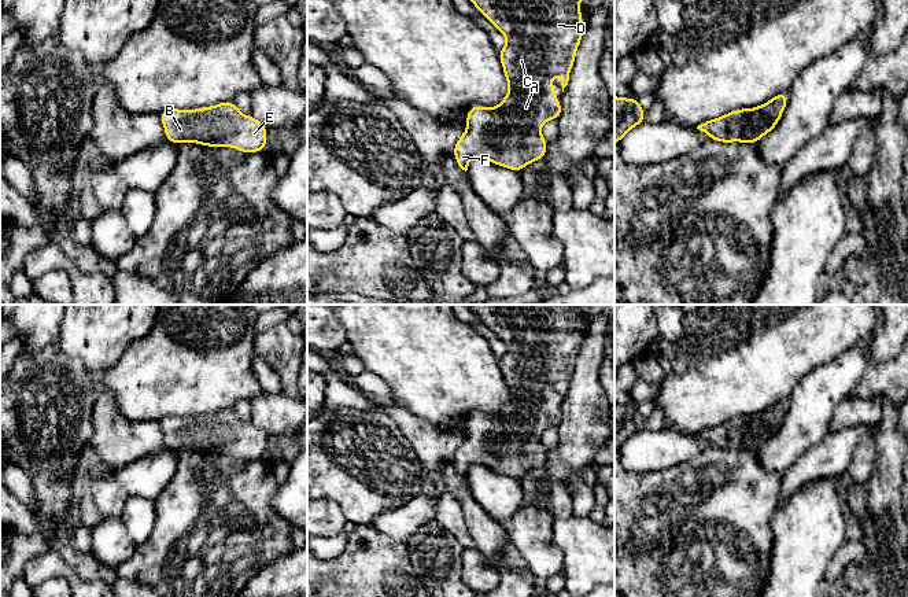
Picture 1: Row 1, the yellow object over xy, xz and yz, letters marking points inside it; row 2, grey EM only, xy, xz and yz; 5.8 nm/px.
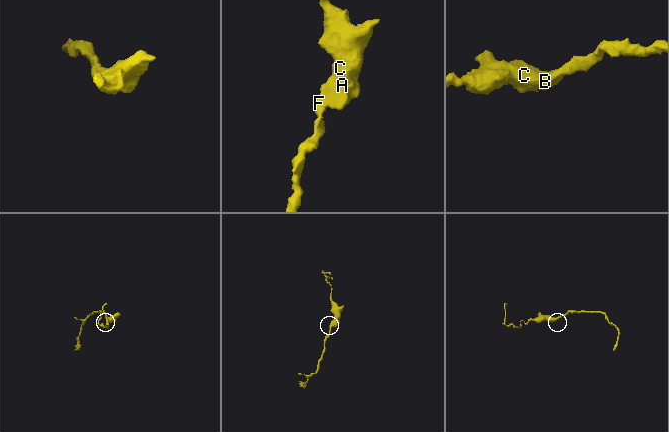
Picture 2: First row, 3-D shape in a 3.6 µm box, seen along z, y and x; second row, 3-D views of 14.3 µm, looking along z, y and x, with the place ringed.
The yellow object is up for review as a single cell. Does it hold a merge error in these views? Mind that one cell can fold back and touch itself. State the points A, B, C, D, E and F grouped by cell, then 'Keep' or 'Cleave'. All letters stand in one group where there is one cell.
Groups: A B C D E F. Keep

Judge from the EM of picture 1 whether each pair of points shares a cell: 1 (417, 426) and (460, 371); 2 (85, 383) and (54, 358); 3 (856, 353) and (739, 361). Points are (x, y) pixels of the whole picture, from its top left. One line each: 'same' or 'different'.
1: different
2: same
3: different

